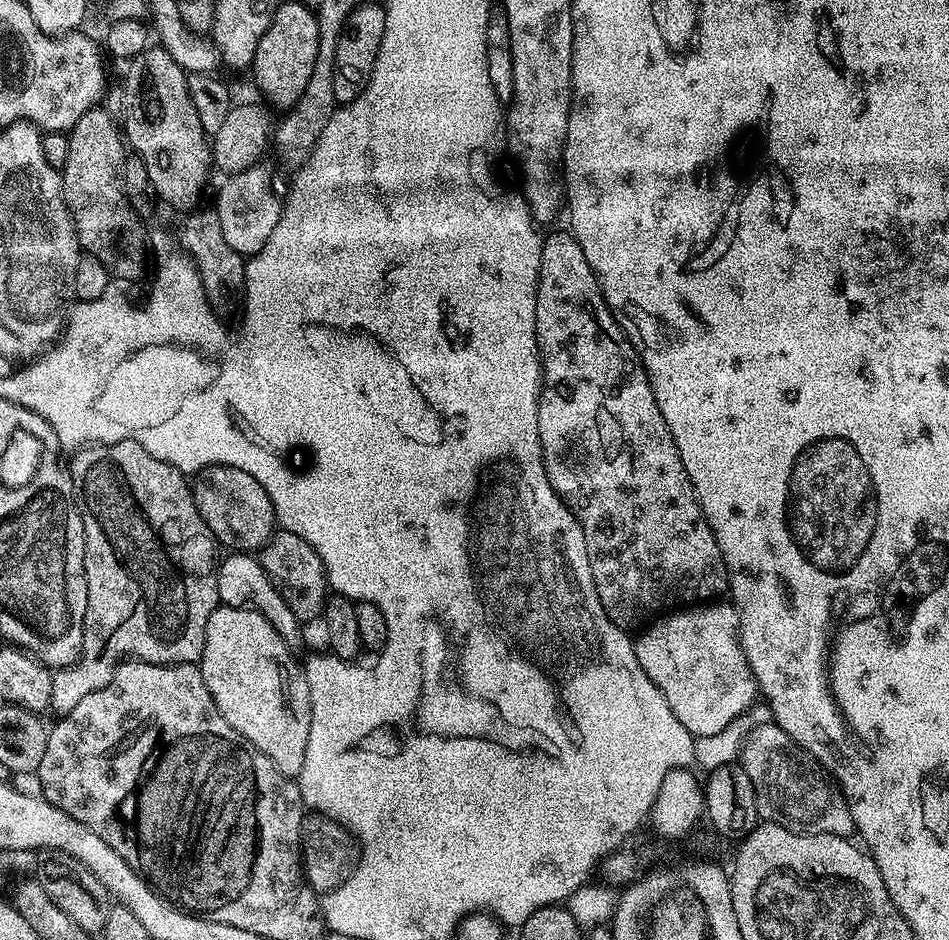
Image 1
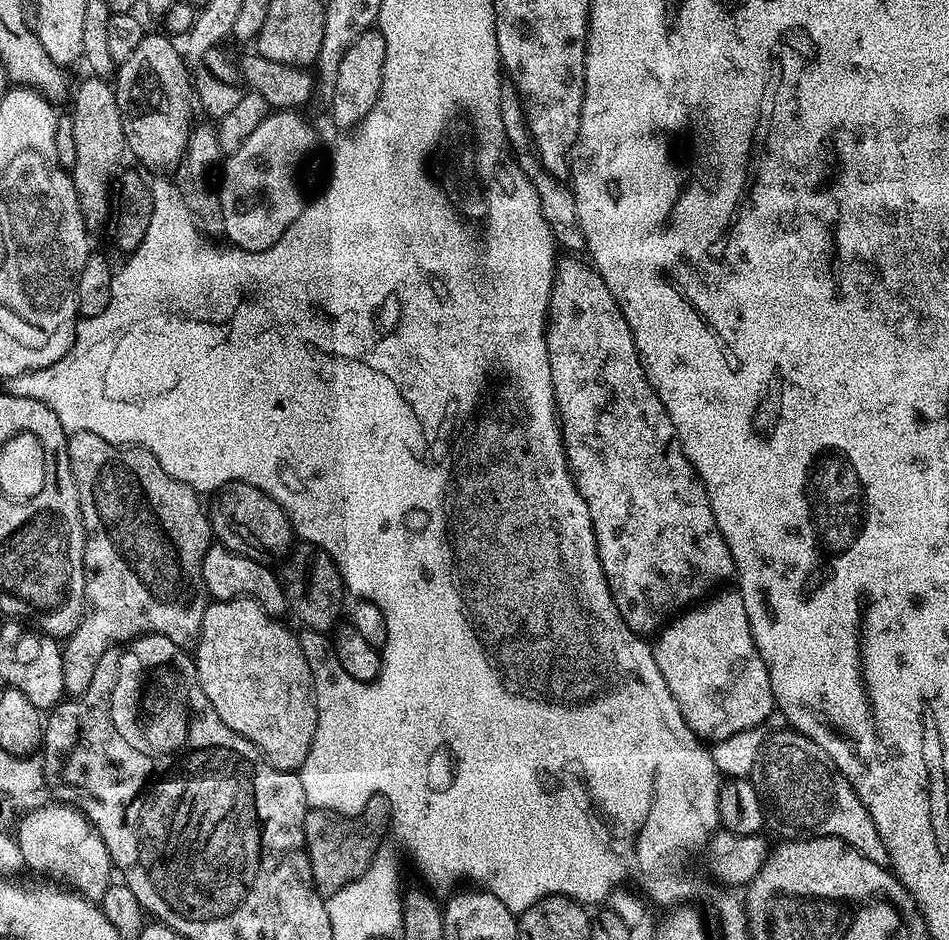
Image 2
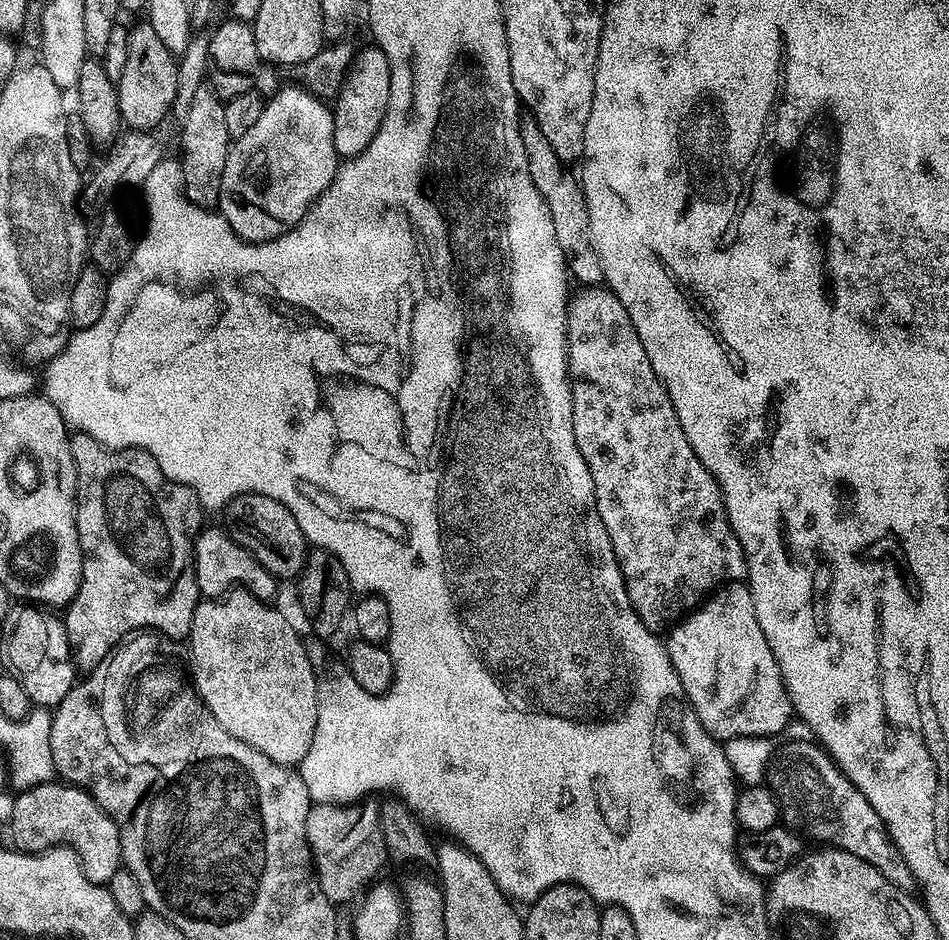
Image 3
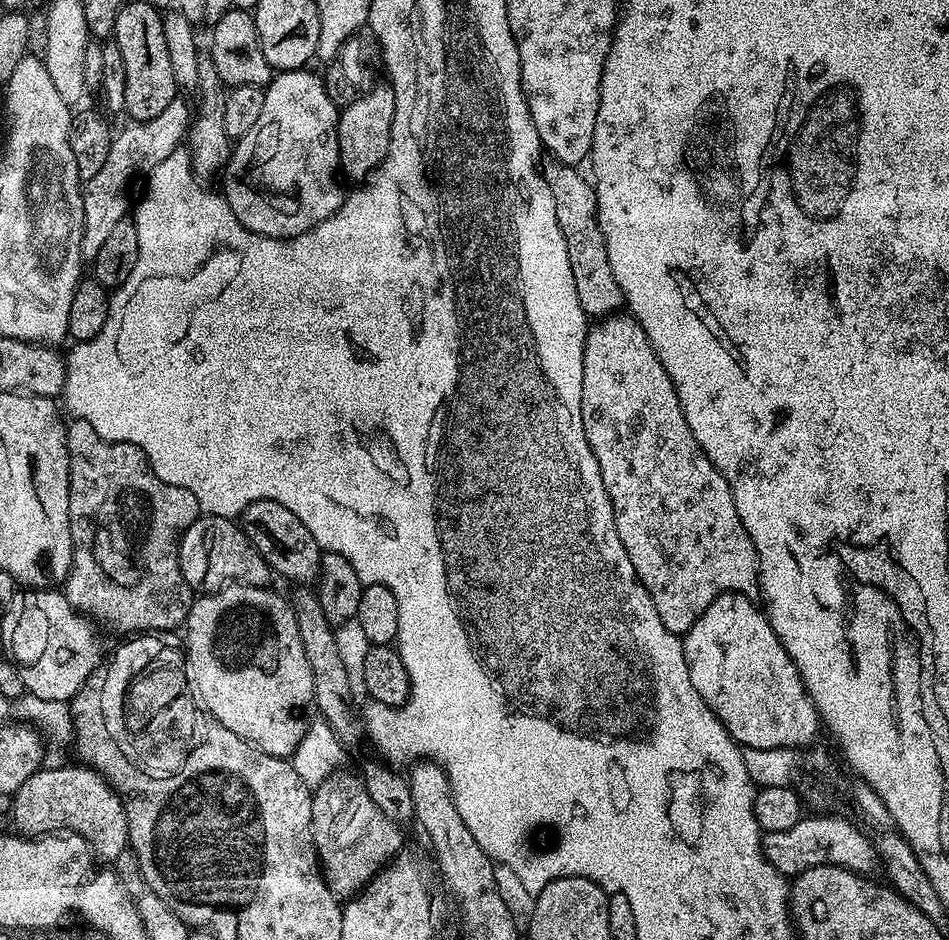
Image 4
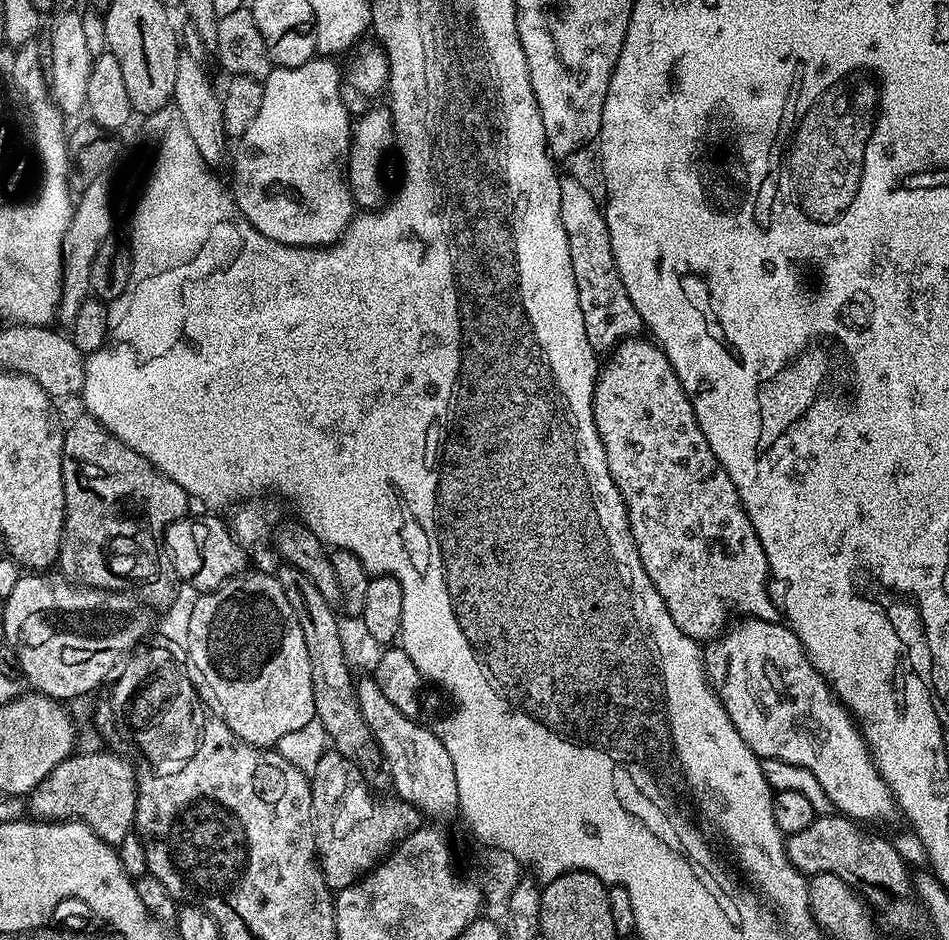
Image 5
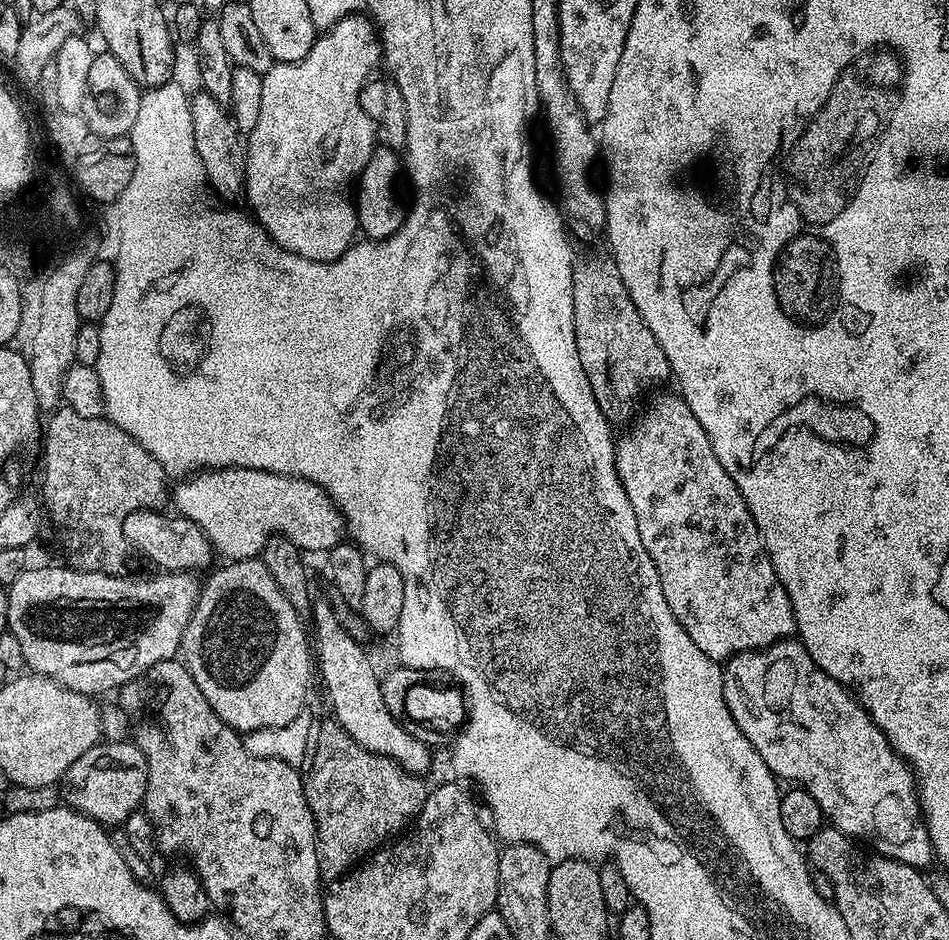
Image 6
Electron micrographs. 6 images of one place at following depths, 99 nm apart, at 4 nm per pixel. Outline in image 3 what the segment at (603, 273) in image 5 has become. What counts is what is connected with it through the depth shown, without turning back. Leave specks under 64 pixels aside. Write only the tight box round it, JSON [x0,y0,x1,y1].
[520,110,604,286]

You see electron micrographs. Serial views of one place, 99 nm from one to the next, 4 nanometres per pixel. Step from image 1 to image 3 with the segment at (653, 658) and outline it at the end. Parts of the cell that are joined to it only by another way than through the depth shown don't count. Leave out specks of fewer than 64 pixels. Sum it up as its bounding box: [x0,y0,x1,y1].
[666,582,793,742]

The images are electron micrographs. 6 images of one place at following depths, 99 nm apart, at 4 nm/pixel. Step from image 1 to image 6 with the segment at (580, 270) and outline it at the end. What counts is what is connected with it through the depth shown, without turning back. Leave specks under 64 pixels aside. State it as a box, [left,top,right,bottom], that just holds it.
[615,394,796,662]

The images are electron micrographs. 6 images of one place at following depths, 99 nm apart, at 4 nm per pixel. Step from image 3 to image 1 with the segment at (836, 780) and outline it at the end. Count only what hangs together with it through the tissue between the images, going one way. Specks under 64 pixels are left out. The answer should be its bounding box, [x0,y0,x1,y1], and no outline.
[740,722,856,837]

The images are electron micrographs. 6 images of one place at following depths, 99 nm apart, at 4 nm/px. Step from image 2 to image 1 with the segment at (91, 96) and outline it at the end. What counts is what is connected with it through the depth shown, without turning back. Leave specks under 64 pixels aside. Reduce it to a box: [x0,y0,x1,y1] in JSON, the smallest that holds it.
[62,106,150,280]

